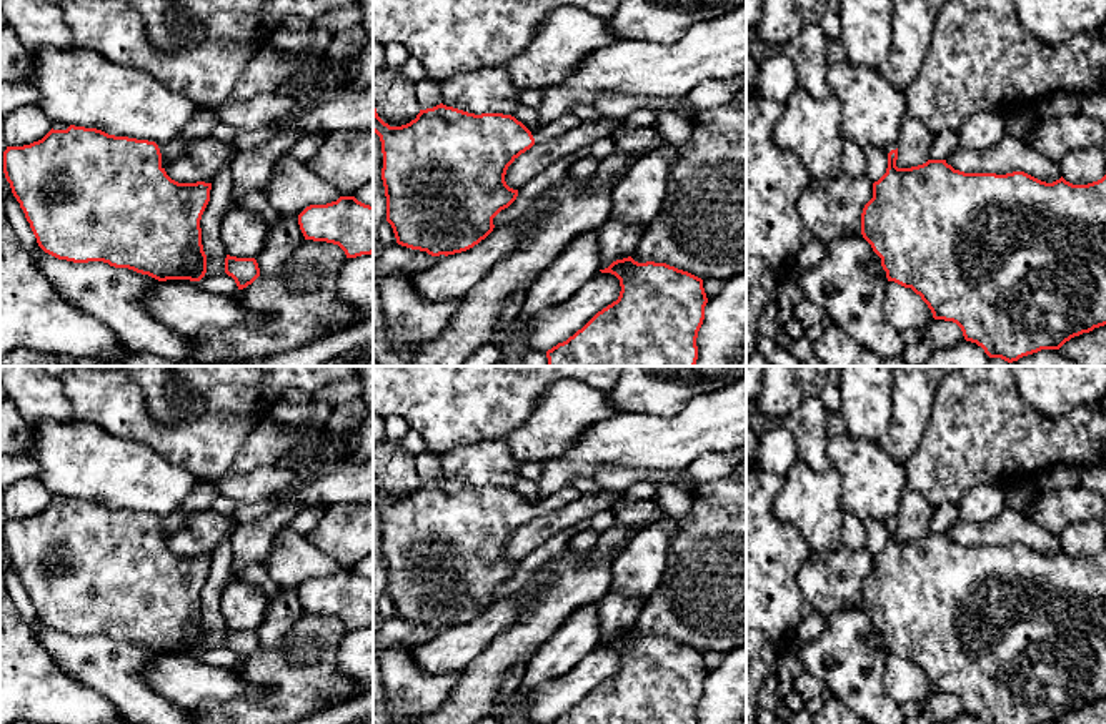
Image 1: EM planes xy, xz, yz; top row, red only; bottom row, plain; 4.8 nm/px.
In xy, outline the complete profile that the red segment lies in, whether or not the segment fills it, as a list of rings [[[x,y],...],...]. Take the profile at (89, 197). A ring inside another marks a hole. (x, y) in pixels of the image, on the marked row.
[[[198,107],[183,131],[165,145],[115,136],[97,128],[75,125],[67,130],[52,128],[38,141],[7,146],[3,151],[3,173],[38,246],[45,253],[73,263],[103,261],[115,268],[148,275],[158,281],[200,281],[207,273],[200,220],[210,201],[212,183],[178,183],[167,175],[162,160],[183,156],[192,141],[210,138],[217,123],[213,108]]]

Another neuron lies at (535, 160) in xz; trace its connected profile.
[[[601,115],[598,120],[581,121],[560,136],[535,143],[508,166],[505,175],[506,185],[513,190],[523,188],[560,158],[568,156],[581,146],[590,148],[596,140],[610,136],[621,120]]]

